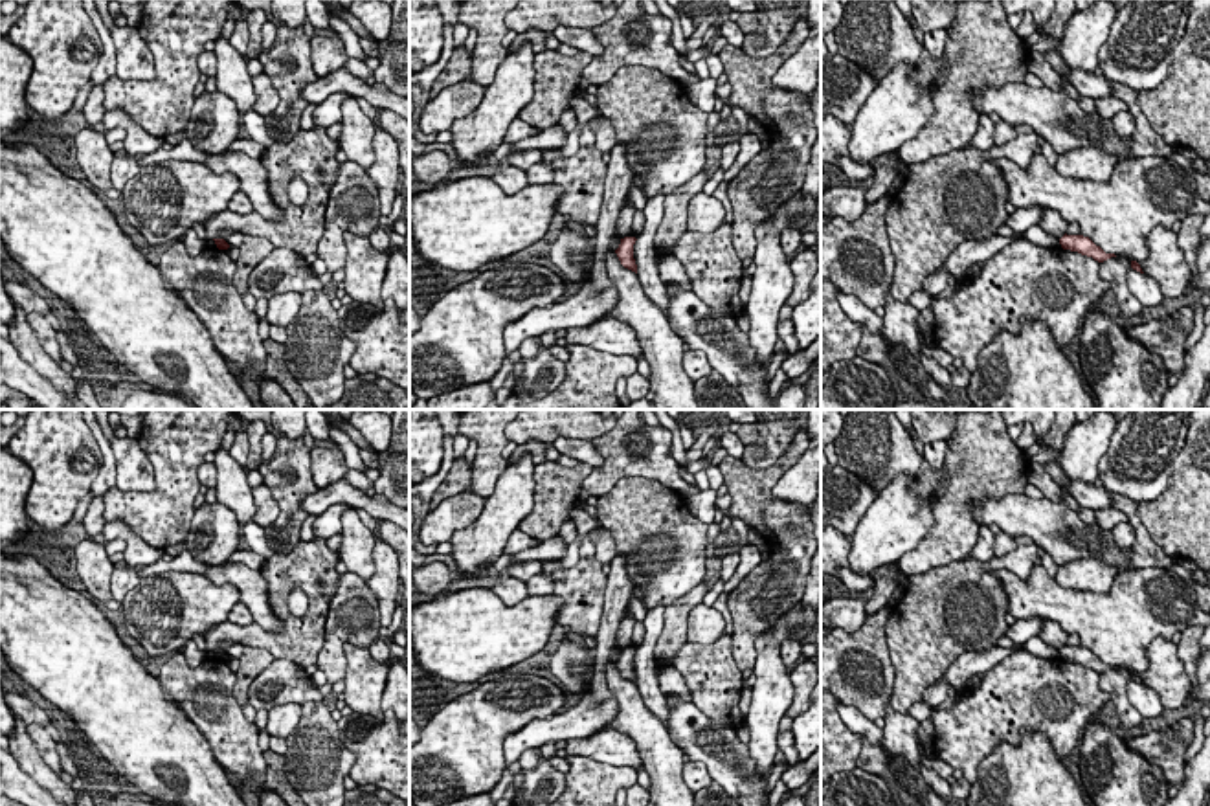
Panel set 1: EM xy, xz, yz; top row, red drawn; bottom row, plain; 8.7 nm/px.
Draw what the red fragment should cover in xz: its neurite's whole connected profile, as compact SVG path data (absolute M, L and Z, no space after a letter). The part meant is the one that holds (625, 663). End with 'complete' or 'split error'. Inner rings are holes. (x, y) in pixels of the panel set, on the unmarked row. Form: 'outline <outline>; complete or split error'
outline M624 648L621 650L621 655L619 659L615 661L621 676L632 683L637 685L637 676L635 676L635 670L633 670L633 655L635 655L635 648Z; complete

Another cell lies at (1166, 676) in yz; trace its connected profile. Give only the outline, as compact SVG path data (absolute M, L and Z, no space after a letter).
M1157 637L1146 655L1149 668L1138 672L1142 683L1159 694L1166 712L1184 707L1192 683L1177 655L1177 644L1171 639Z

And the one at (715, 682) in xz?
M720 639L712 644L685 643L670 665L683 676L692 703L701 712L729 729L742 727L744 677L733 657L731 643L723 644Z

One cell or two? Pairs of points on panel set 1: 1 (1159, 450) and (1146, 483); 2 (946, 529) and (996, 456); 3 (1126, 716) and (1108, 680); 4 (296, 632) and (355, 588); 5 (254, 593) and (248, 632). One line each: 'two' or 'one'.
1: one
2: one
3: one
4: two
5: two

